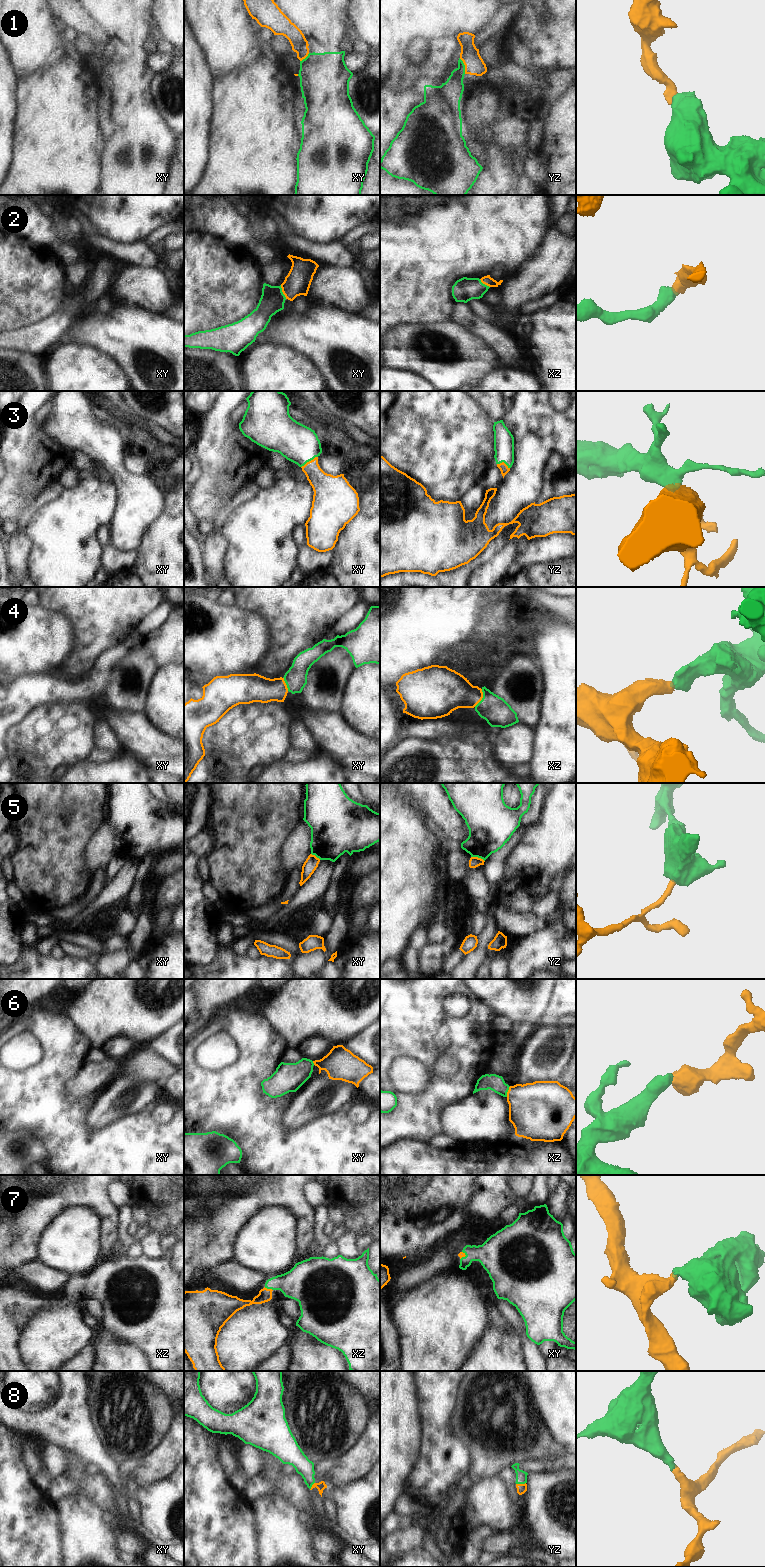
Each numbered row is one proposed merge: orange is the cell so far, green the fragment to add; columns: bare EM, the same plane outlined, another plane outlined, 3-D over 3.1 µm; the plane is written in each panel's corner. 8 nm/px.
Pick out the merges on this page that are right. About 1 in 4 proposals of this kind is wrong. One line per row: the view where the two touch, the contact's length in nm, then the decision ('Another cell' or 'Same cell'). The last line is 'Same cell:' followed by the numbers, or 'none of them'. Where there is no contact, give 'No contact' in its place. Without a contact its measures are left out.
1: Touches orange in yz. Shared border 140 nm. Same cell
2: Touches orange in xy. Shared border 120 nm. Same cell
3: Touches orange in xy. Shared border 160 nm. Same cell
4: Touches orange in xz. Shared border 160 nm. Same cell
5: Touches orange in yz. Shared border 120 nm. Another cell
6: Touches orange in xz. Shared border 90 nm. Same cell
7: Touches orange in xz. Shared border 80 nm. Same cell
8: Touches orange in yz. Shared border 80 nm. Same cell
Same cell: 1, 2, 3, 4, 6, 7, 8.

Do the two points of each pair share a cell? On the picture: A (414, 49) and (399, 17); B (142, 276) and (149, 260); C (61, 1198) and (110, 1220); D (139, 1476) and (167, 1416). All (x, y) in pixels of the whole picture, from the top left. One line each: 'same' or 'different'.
A: different
B: different
C: same
D: different

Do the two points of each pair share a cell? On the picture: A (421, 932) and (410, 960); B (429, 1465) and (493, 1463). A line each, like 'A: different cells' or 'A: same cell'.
A: same cell
B: different cells

